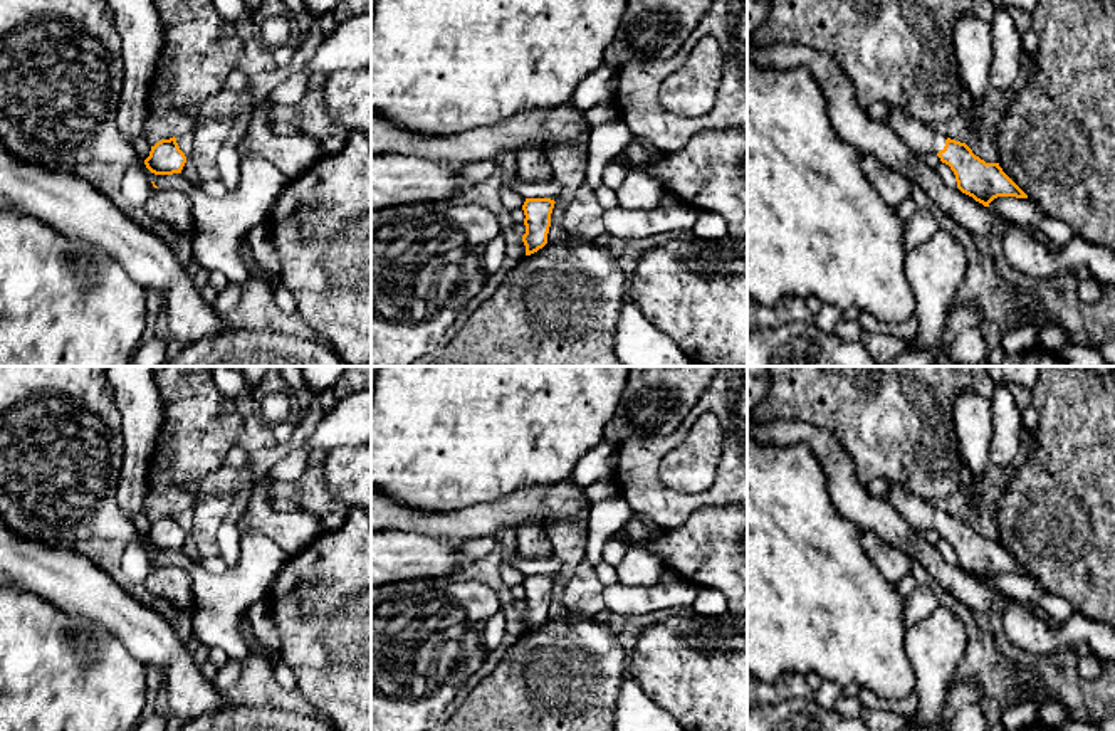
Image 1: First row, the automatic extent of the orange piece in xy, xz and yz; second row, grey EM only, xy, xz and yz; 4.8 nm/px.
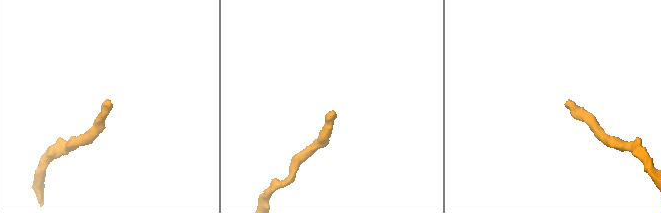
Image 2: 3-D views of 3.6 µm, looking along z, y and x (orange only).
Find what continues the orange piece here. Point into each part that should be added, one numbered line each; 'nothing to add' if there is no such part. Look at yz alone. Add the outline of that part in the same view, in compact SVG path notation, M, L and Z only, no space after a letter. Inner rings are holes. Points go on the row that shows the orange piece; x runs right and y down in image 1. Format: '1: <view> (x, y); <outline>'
1: yz (921, 138); M892 106L887 124L915 155L937 155L945 146L947 136L939 134L932 126L912 118L898 106Z

